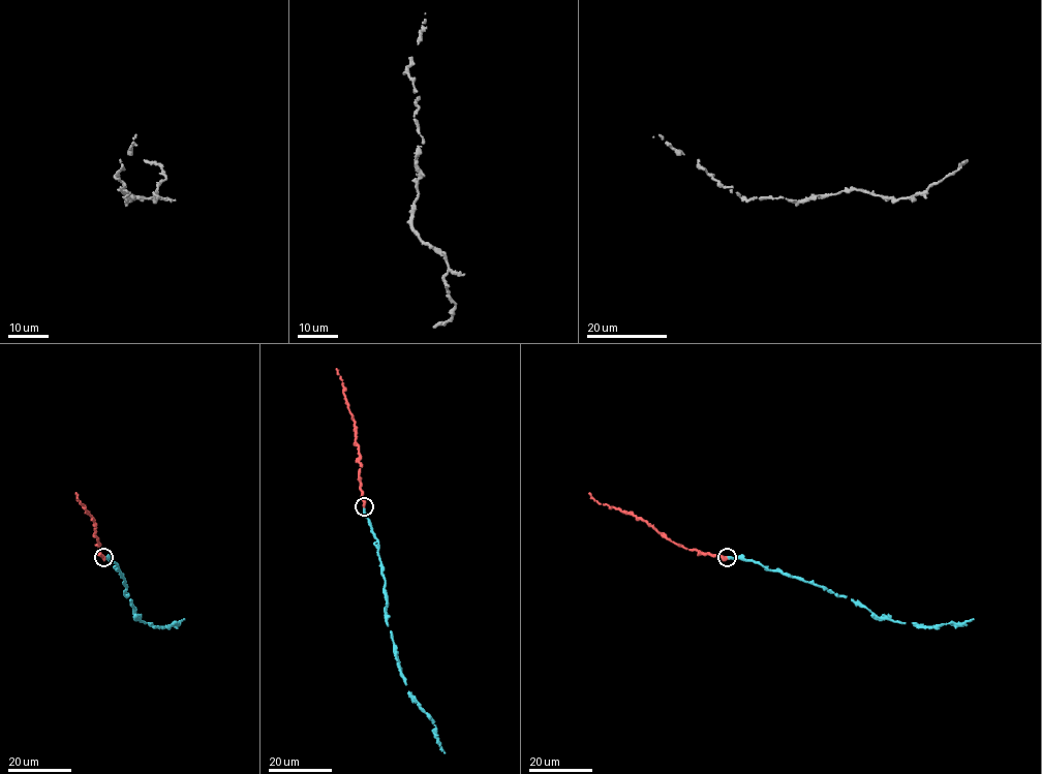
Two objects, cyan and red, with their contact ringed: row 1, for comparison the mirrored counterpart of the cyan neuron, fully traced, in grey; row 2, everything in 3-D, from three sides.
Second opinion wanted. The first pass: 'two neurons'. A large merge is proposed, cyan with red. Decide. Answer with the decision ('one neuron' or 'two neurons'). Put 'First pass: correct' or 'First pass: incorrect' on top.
First pass: incorrect
one neuron

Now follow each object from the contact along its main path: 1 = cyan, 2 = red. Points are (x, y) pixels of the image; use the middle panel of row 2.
1: (364, 506), (378, 544), (385, 615), (399, 669), (408, 693), (435, 726), (445, 752)
2: (364, 506), (355, 424), (336, 369)

